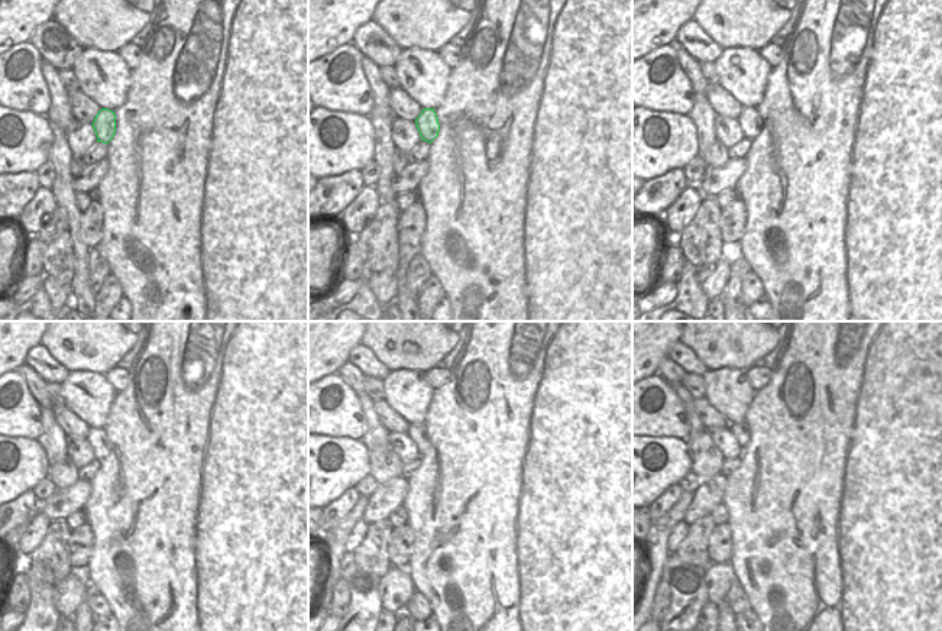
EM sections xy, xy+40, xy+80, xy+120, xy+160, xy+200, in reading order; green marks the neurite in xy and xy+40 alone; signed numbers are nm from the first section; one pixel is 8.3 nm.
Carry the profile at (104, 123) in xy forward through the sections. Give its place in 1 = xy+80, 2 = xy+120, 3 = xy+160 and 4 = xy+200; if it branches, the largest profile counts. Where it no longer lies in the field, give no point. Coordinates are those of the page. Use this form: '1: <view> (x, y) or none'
1: xy+80 (750, 120)
2: xy+120 (97, 437)
3: xy+160 (417, 433)
4: xy+200 (741, 432)

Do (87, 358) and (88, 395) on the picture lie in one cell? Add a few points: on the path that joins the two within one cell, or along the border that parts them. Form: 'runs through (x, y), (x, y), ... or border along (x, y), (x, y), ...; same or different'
border along (70, 371), (103, 374); different

